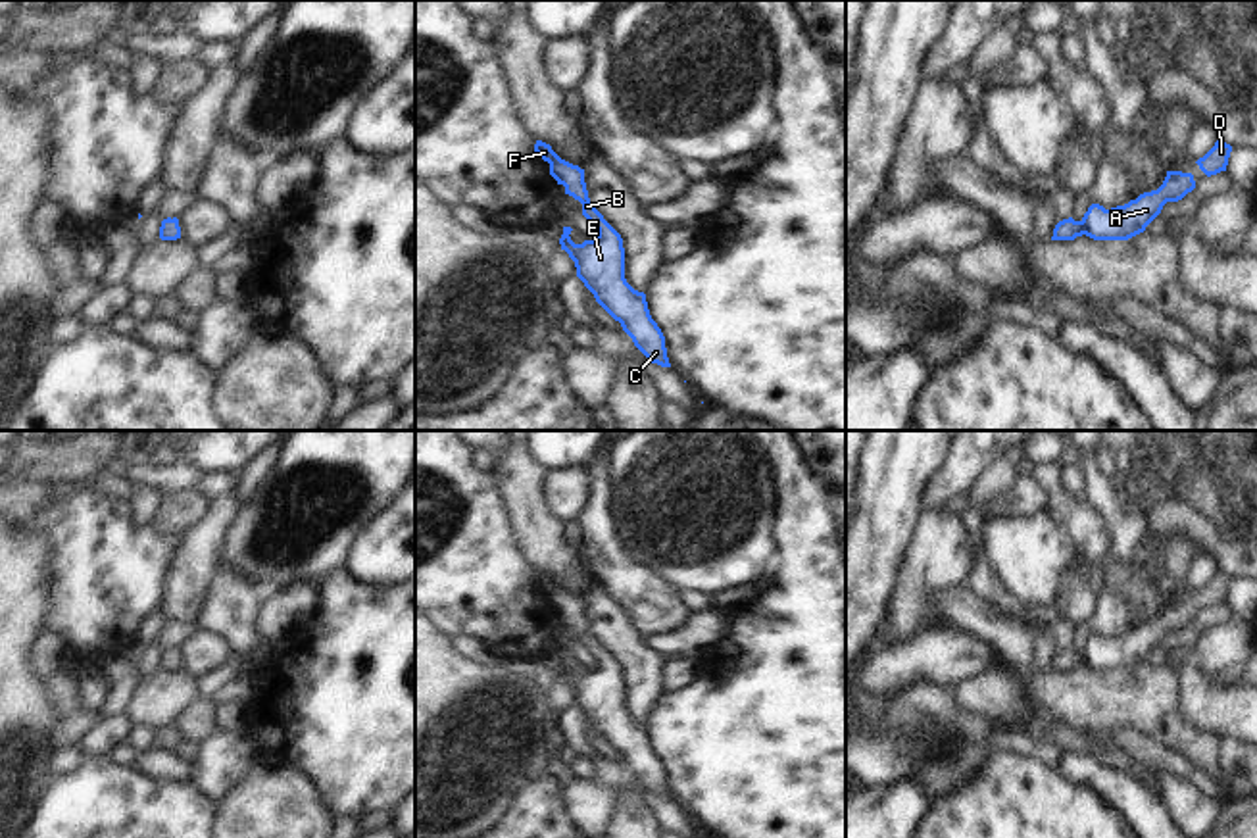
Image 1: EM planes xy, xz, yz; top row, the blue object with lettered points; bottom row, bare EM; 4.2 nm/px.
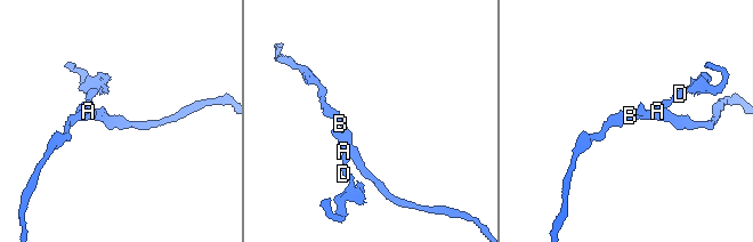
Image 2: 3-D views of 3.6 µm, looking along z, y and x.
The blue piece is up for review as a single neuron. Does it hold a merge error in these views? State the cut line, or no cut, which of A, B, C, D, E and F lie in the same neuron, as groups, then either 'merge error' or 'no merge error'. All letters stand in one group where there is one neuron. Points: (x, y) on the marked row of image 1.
no cut | A B C D E F | no merge error

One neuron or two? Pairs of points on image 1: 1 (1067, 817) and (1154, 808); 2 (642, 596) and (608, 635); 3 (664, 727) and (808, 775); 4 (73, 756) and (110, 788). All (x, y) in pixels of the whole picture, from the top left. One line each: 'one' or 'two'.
1: two
2: two
3: one
4: two

